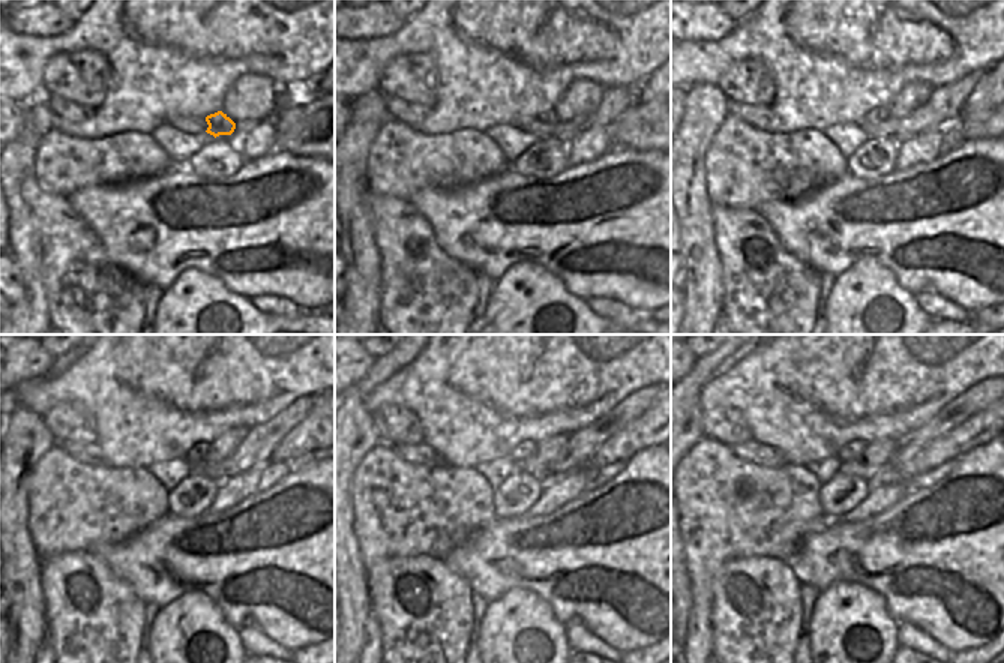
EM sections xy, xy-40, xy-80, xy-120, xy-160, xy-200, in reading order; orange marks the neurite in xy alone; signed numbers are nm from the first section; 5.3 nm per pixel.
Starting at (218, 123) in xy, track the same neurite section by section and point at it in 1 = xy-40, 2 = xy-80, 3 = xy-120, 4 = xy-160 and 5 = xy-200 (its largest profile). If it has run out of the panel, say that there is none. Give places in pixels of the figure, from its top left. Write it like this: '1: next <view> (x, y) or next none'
1: next xy-40 (547, 117)
2: next xy-80 (877, 114)
3: next xy-120 (195, 456)
4: next xy-160 (526, 447)
5: next xy-200 (851, 450)

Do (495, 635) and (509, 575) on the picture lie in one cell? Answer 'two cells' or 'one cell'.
two cells

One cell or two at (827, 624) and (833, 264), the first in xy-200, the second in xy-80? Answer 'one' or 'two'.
two

